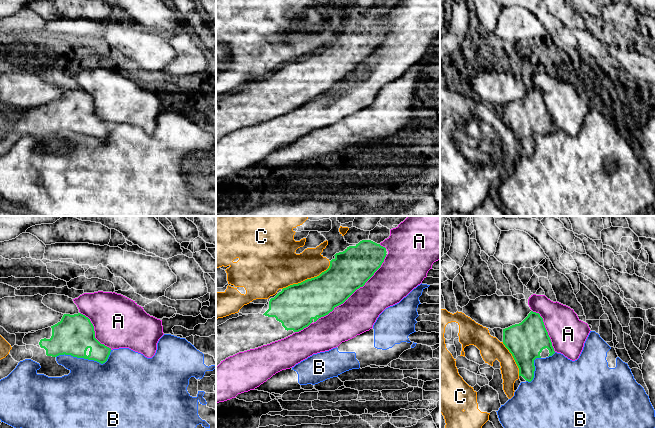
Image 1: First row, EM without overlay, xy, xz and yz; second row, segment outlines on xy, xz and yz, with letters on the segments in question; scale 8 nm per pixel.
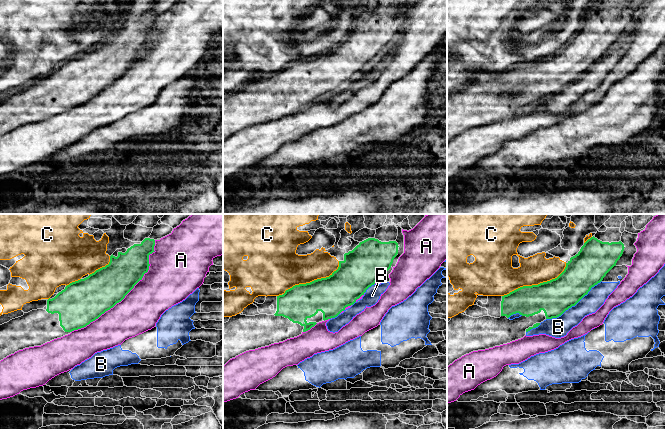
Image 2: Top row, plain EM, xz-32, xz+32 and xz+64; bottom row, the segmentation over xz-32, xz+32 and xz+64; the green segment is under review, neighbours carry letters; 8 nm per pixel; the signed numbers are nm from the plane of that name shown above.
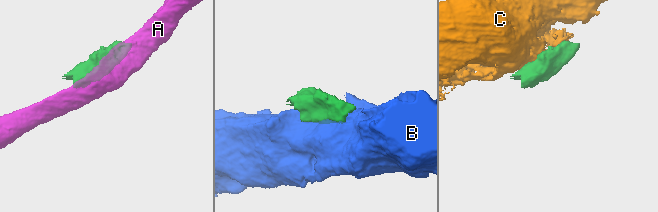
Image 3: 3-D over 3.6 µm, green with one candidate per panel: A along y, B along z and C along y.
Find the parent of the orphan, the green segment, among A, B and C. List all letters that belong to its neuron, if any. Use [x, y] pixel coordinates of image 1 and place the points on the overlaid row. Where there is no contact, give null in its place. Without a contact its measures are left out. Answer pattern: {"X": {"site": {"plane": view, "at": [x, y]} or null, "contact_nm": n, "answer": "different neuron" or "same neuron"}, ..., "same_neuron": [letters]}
{"A": {"site": {"plane": "xz", "at": [354, 291]}, "contact_nm": 800, "answer": "different neuron"}, "B": {"site": {"plane": "xy", "at": [86, 358]}, "contact_nm": 460, "answer": "different neuron"}, "C": {"site": {"plane": "xz", "at": [308, 279]}, "contact_nm": 460, "answer": "different neuron"}, "same_neuron": []}

